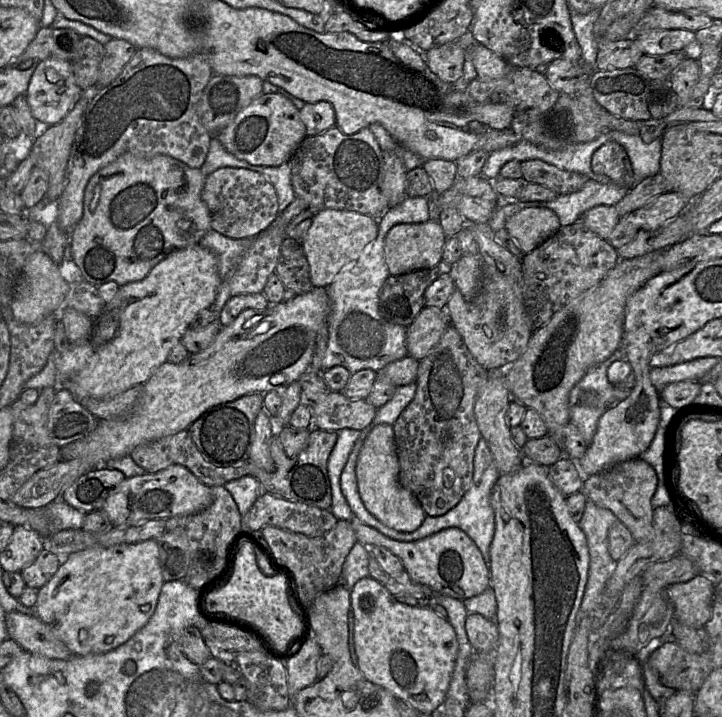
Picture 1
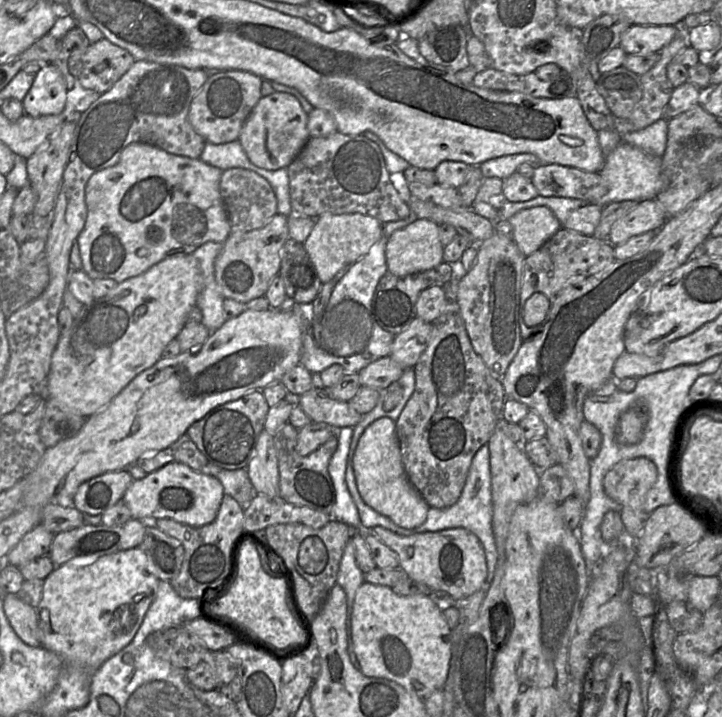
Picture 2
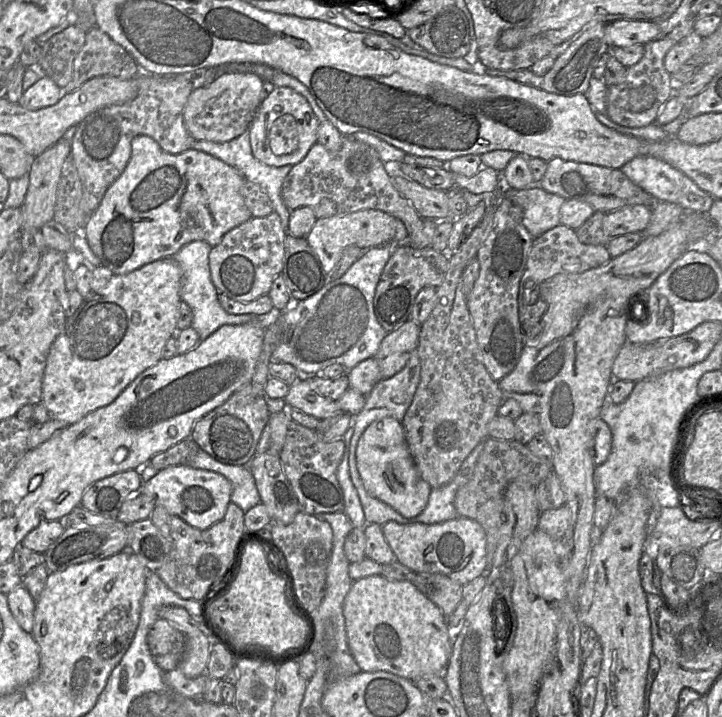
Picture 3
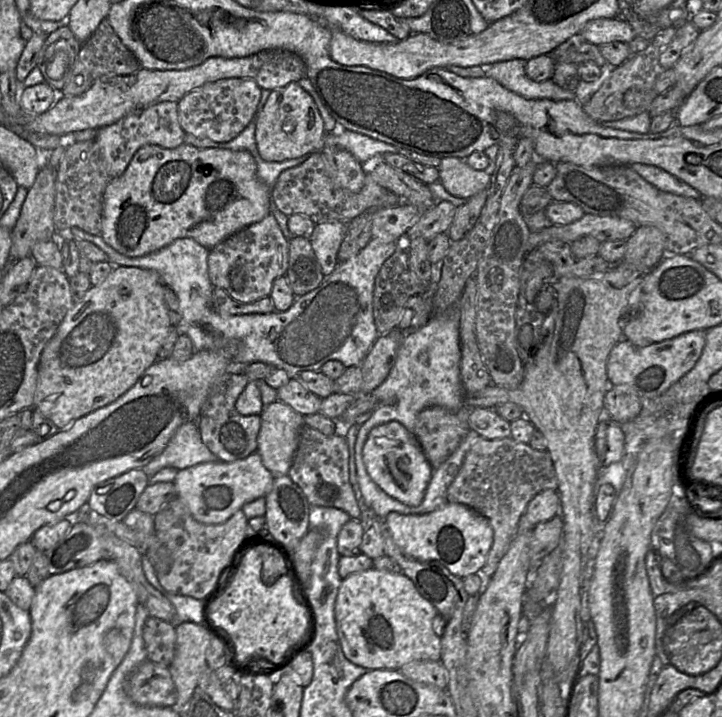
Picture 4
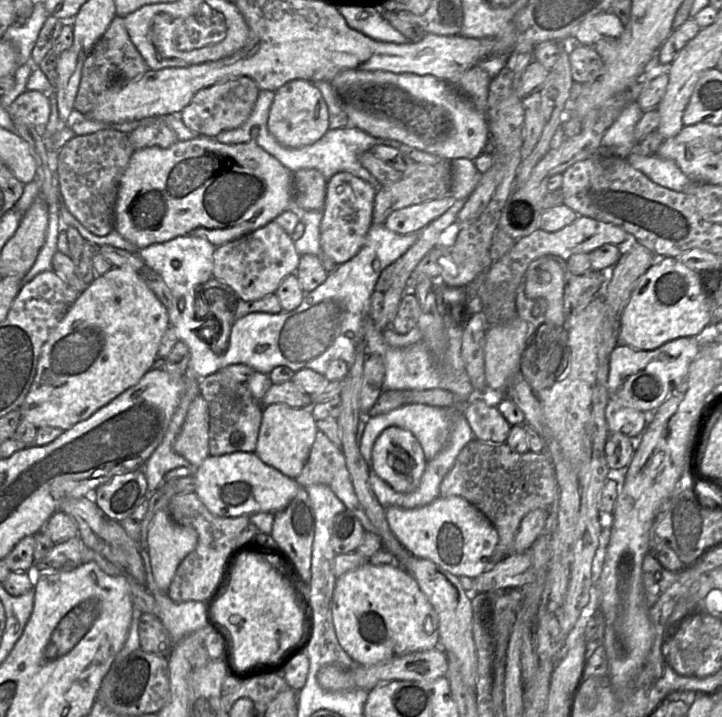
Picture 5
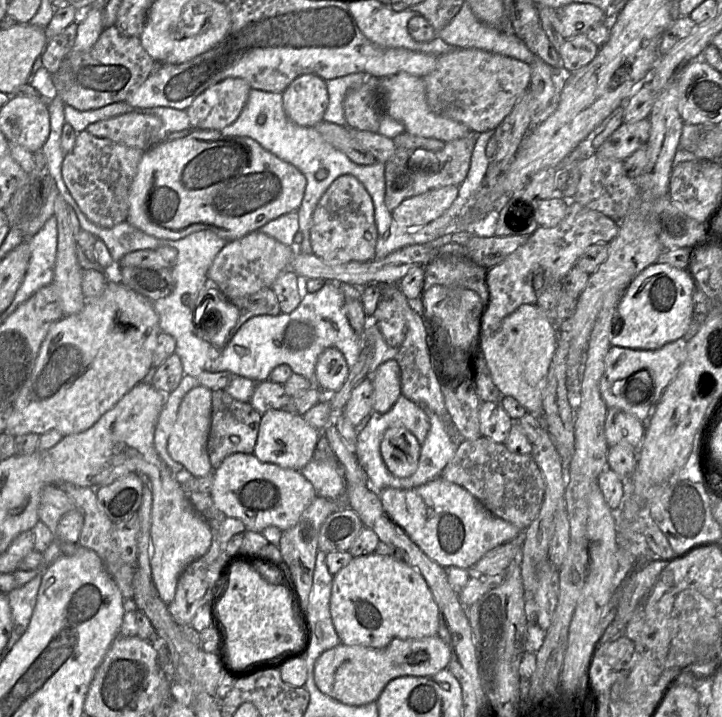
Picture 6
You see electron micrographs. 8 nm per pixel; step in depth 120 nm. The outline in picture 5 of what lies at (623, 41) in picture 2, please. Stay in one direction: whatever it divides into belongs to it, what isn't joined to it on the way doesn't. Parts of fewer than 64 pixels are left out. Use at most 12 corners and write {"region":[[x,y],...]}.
{"region":[[611,11],[584,20],[573,37],[593,46],[619,38],[624,25]]}

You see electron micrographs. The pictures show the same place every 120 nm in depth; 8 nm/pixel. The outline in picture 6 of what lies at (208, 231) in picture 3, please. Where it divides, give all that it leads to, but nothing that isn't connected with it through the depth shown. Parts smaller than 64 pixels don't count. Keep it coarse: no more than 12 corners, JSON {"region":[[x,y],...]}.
{"region":[[248,136],[145,151],[127,221],[229,241],[300,207],[306,179]]}

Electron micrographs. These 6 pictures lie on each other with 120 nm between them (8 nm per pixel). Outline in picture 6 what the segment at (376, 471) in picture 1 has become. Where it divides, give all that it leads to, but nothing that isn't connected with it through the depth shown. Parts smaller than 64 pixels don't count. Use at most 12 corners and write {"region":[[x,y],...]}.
{"region":[[405,427],[388,428],[380,453],[389,472],[411,476],[421,445]]}

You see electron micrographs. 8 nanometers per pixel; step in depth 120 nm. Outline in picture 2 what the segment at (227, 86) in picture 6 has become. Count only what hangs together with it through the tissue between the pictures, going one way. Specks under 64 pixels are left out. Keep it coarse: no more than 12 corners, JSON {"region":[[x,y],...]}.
{"region":[[245,71],[210,74],[188,114],[208,143],[238,140],[263,97]]}

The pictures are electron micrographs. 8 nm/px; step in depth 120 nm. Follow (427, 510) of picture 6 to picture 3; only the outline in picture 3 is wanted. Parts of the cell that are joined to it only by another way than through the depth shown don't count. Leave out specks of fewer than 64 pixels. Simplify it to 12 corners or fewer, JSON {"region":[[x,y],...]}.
{"region":[[458,516],[388,521],[395,560],[463,586],[484,572],[486,533]]}

